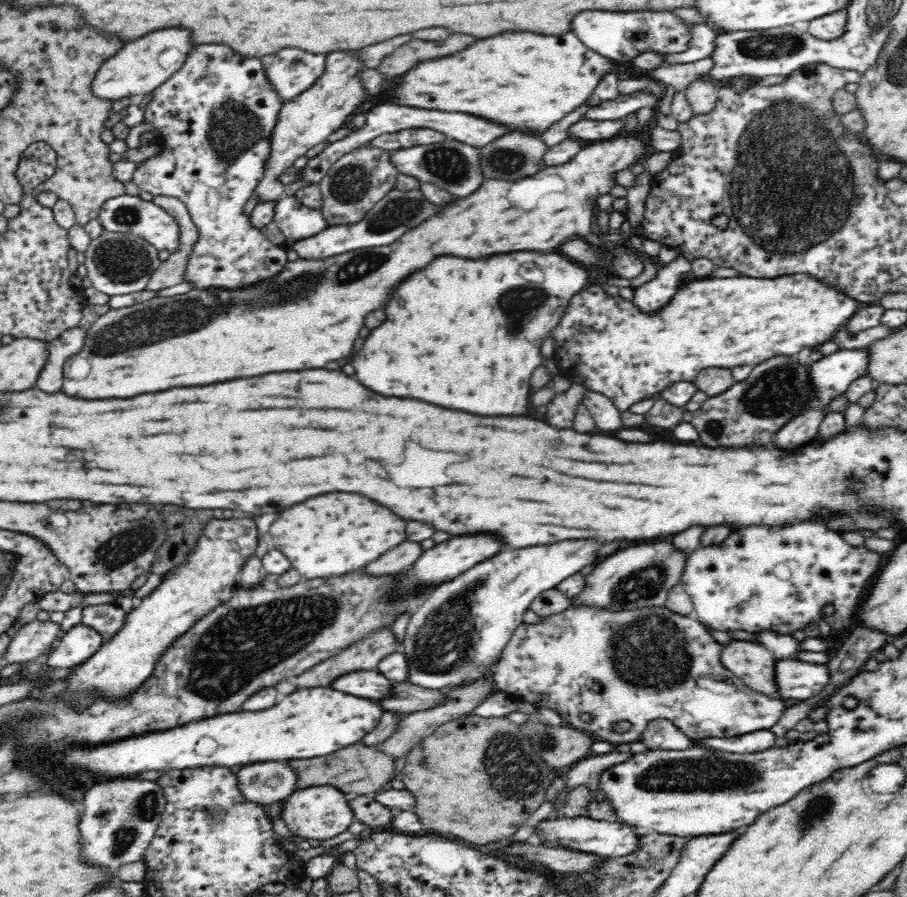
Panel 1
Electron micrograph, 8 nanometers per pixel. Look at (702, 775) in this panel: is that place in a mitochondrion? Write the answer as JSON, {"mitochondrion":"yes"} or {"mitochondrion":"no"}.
{"mitochondrion":"yes"}

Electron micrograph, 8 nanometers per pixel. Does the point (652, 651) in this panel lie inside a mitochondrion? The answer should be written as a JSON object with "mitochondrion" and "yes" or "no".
{"mitochondrion":"yes"}

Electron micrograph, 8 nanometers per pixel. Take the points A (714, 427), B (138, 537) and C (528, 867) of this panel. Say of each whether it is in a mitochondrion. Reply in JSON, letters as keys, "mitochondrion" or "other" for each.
{"A":"mitochondrion","B":"mitochondrion","C":"other"}

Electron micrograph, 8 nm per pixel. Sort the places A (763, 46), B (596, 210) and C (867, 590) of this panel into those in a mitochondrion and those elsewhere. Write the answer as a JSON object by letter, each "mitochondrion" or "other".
{"A":"mitochondrion","B":"other","C":"other"}

